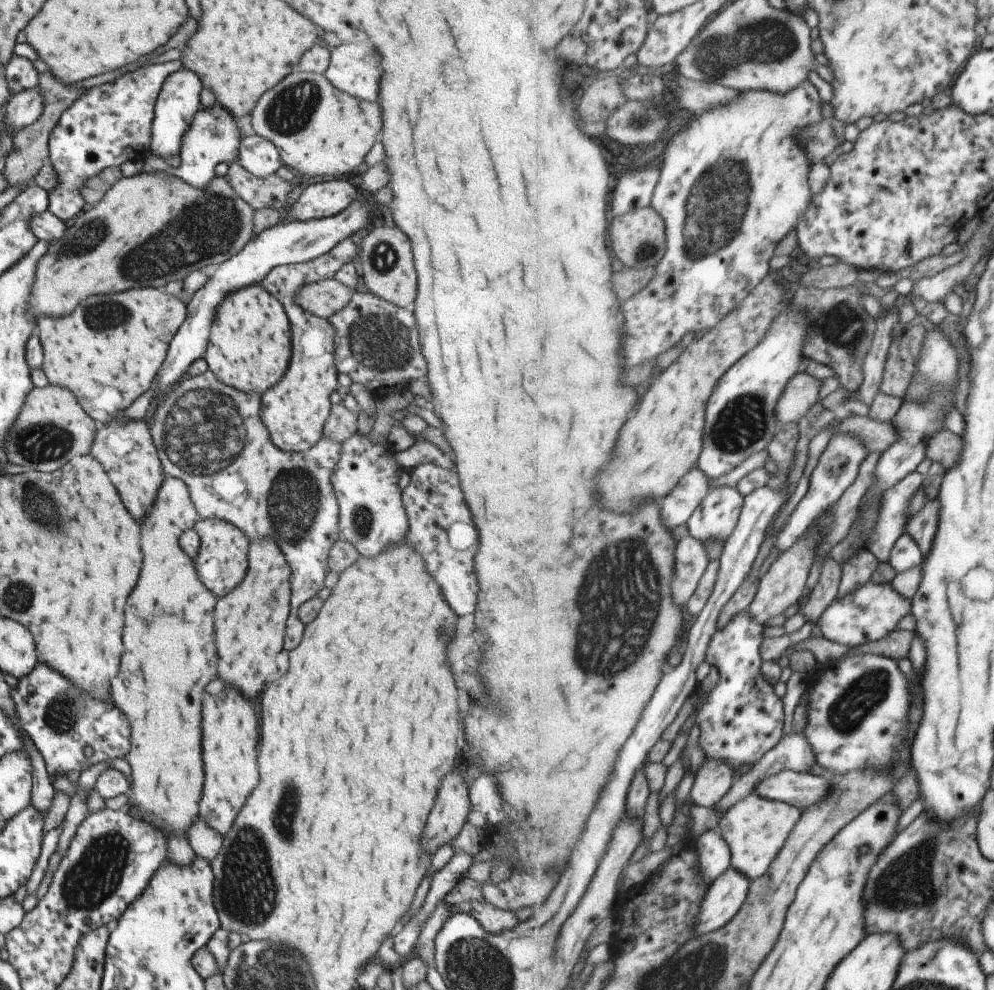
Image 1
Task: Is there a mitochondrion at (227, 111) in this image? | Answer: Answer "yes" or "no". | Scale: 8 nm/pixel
no

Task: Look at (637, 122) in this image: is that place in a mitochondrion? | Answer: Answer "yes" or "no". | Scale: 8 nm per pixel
yes

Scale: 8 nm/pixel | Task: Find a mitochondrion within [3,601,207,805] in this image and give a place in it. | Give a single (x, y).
(66, 710)

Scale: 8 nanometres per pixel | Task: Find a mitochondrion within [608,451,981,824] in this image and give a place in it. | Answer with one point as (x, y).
(862, 696)

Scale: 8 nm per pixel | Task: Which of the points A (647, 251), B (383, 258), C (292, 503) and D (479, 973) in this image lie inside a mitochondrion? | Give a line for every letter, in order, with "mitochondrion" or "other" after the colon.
A: mitochondrion
B: mitochondrion
C: mitochondrion
D: mitochondrion

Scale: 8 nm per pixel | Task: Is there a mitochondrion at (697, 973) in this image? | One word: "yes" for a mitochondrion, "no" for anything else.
yes

